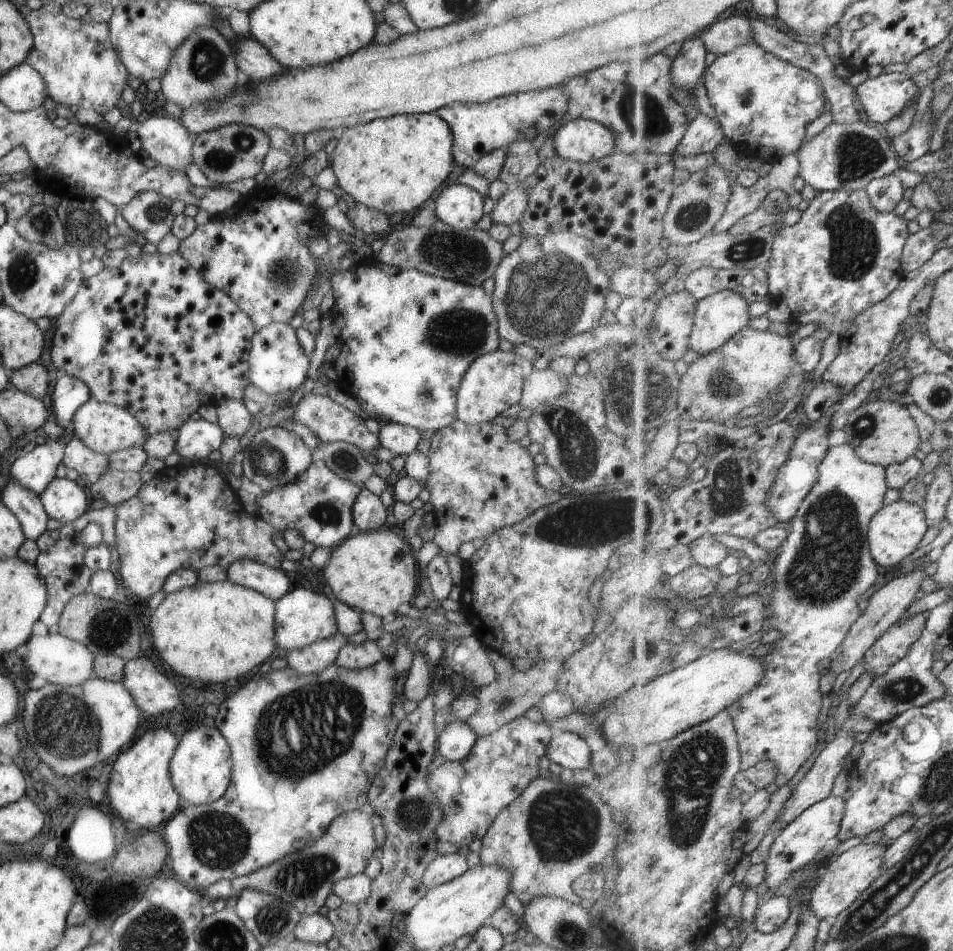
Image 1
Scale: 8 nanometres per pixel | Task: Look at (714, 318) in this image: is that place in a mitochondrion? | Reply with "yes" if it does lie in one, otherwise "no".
no

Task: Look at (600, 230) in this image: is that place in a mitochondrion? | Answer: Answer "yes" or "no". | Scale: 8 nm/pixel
no

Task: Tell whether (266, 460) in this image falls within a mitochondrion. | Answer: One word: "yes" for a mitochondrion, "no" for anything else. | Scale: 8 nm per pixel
yes

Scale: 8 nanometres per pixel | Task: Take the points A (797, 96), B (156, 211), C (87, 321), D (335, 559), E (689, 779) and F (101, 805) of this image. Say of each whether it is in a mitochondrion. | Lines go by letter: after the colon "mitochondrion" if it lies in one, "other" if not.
A: other
B: mitochondrion
C: other
D: other
E: mitochondrion
F: other

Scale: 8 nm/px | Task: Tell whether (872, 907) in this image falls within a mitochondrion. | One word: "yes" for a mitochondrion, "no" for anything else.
yes

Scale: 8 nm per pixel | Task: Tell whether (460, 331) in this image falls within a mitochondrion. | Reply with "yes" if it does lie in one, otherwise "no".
yes

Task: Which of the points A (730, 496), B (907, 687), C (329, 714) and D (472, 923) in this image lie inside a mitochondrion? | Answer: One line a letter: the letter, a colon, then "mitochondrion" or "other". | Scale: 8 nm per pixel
A: mitochondrion
B: mitochondrion
C: mitochondrion
D: other

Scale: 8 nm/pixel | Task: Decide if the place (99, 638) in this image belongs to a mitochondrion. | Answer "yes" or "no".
yes

